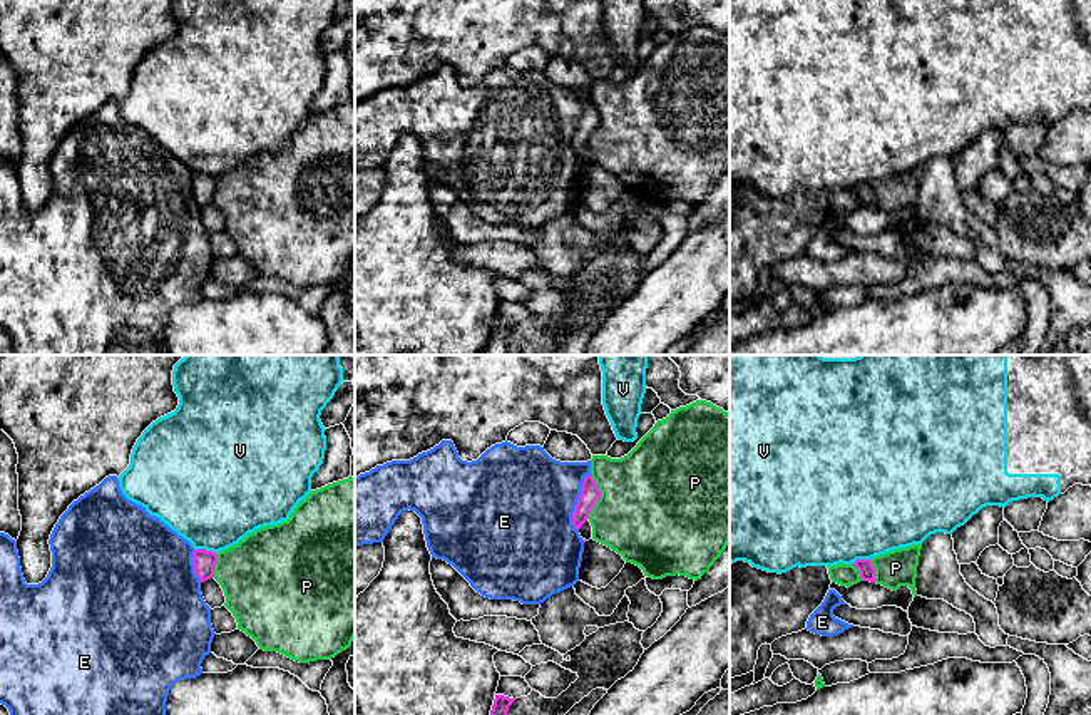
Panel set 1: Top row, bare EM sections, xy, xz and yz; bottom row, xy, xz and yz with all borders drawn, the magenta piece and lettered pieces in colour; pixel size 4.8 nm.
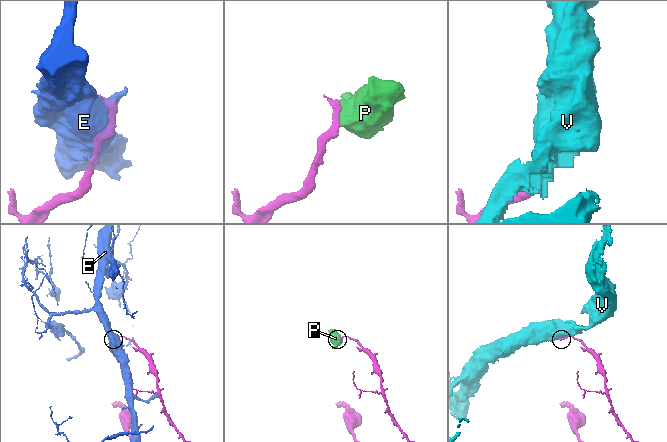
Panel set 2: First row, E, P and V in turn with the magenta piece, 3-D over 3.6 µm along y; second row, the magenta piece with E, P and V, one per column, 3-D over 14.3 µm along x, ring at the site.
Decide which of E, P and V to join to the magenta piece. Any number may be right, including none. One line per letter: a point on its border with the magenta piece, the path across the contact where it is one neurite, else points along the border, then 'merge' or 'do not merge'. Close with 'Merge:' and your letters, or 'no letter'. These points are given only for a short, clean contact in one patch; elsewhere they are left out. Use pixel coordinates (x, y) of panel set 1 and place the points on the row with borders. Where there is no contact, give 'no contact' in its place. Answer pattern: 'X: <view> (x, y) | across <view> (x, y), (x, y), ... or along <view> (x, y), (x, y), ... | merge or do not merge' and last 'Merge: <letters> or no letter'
E: xz (578, 503) | do not merge
P: xz (599, 496) | along xz (591, 476), (598, 486), (599, 499), (586, 518) | do not merge
V: xy (204, 550) | do not merge
Merge: no letter

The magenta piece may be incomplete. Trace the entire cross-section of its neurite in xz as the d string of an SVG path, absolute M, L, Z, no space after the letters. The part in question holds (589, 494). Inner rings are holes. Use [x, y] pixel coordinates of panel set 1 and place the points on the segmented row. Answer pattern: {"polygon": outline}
{"polygon": "M586 476L582 482L579 501L572 512L572 524L576 526L577 531L587 521L589 512L596 506L599 497L601 497L599 486L591 476Z"}

